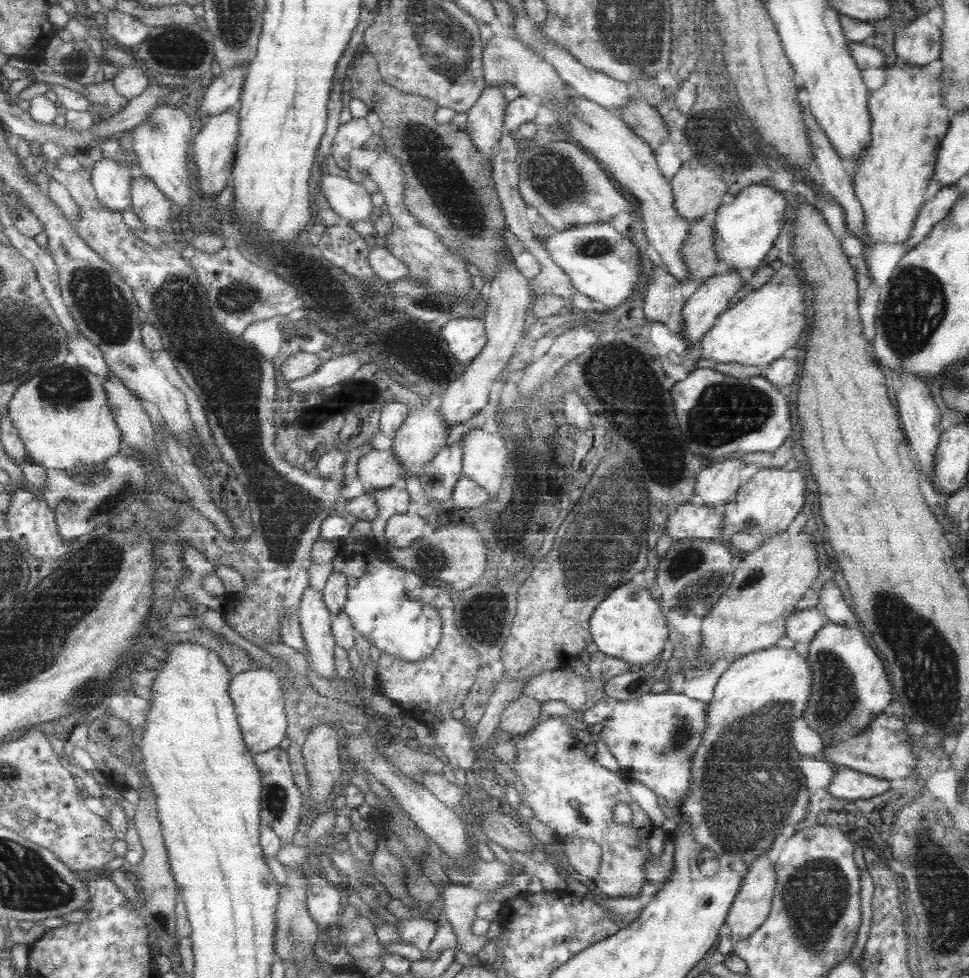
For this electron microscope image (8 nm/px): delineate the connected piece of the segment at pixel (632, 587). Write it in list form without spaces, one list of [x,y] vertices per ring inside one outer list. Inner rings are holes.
[[[628,582],[612,591],[592,613],[589,631],[594,644],[600,652],[619,658],[629,666],[646,666],[660,657],[665,641],[670,638],[670,626],[662,610],[655,592]]]

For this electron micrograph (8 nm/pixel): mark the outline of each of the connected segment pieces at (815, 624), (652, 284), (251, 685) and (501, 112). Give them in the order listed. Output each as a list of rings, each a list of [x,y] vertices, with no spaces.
[[[821,607],[796,610],[792,613],[785,624],[785,636],[794,642],[809,642],[816,636],[816,633],[822,628]]]
[[[655,267],[644,290],[644,314],[651,323],[664,323],[674,335],[680,335],[684,319],[684,296],[680,282],[663,267]]]
[[[252,668],[248,672],[238,673],[231,684],[231,695],[235,699],[246,742],[254,756],[279,750],[280,744],[286,740],[290,725],[286,690],[283,689],[280,675],[269,668]]]
[[[498,86],[487,87],[482,96],[476,103],[474,109],[469,110],[469,133],[475,139],[476,146],[483,154],[490,158],[490,163],[495,155],[495,149],[499,146],[499,140],[503,135],[503,126],[505,121],[505,110],[508,102],[502,93],[502,88]]]

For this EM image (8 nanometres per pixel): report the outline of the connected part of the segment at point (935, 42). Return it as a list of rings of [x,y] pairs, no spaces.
[[[926,14],[907,24],[893,42],[898,61],[922,67],[938,60],[941,51],[941,29],[930,23]]]

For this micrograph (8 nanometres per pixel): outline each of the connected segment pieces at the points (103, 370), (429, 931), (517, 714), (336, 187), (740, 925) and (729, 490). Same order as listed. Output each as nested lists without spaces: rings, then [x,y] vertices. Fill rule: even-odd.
[[[68,334],[68,342],[70,342],[71,352],[77,356],[82,367],[86,367],[94,374],[100,375],[104,380],[117,376],[108,364],[106,355],[100,349],[100,346],[94,344],[84,334]]]
[[[429,918],[402,919],[399,920],[399,933],[401,942],[404,944],[413,944],[417,949],[424,953],[430,950],[430,944],[434,942],[438,934],[438,924]]]
[[[522,694],[502,711],[499,718],[500,731],[512,734],[514,739],[526,735],[539,723],[541,715],[541,703]]]
[[[326,173],[315,183],[328,199],[330,206],[350,222],[366,220],[374,212],[373,194],[366,190],[366,186],[349,177],[335,176]]]
[[[767,852],[761,854],[749,866],[748,872],[742,880],[742,887],[732,902],[726,924],[730,928],[730,938],[736,940],[746,940],[755,930],[761,927],[771,911],[772,898],[774,897],[776,886],[776,873],[773,863],[767,856]]]
[[[726,460],[708,466],[696,478],[695,494],[712,508],[730,502],[740,488],[740,471],[744,467],[746,464],[740,460]]]

